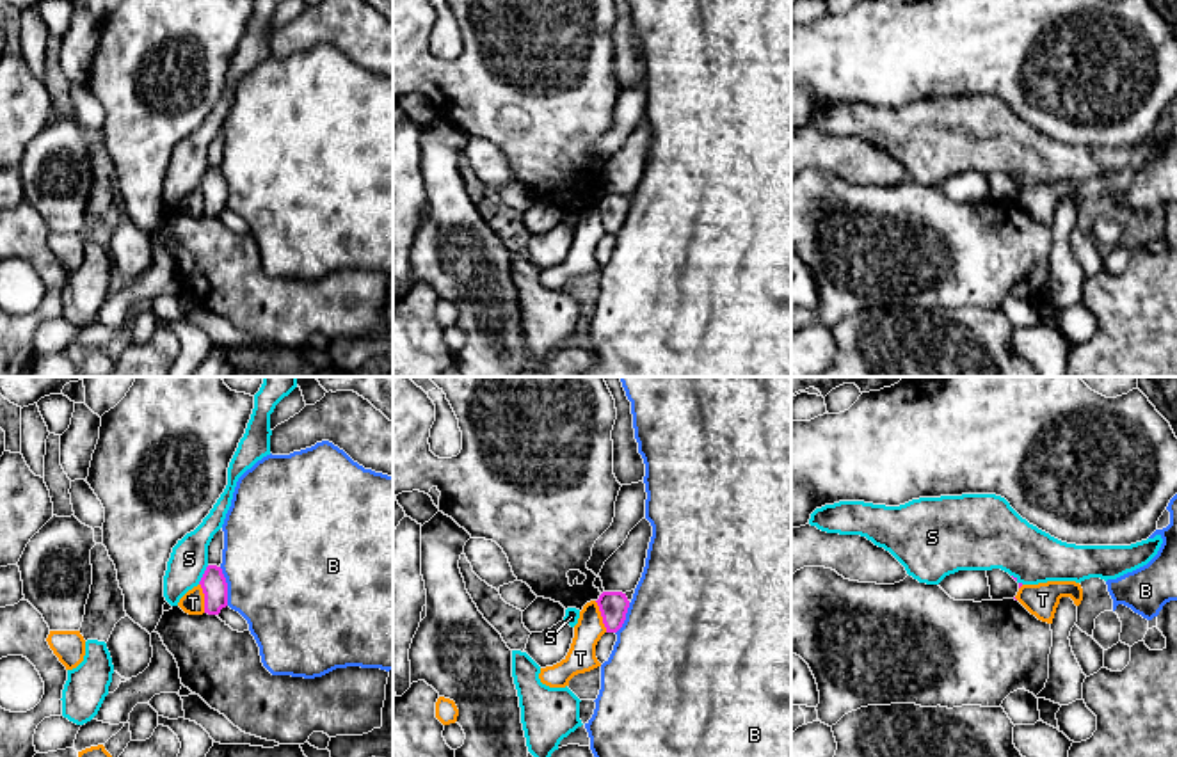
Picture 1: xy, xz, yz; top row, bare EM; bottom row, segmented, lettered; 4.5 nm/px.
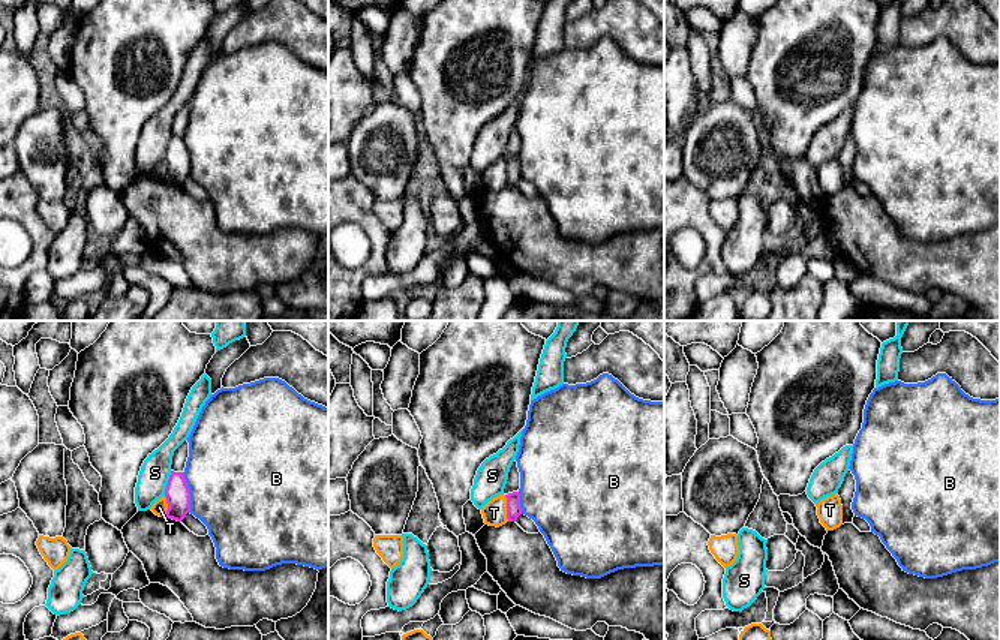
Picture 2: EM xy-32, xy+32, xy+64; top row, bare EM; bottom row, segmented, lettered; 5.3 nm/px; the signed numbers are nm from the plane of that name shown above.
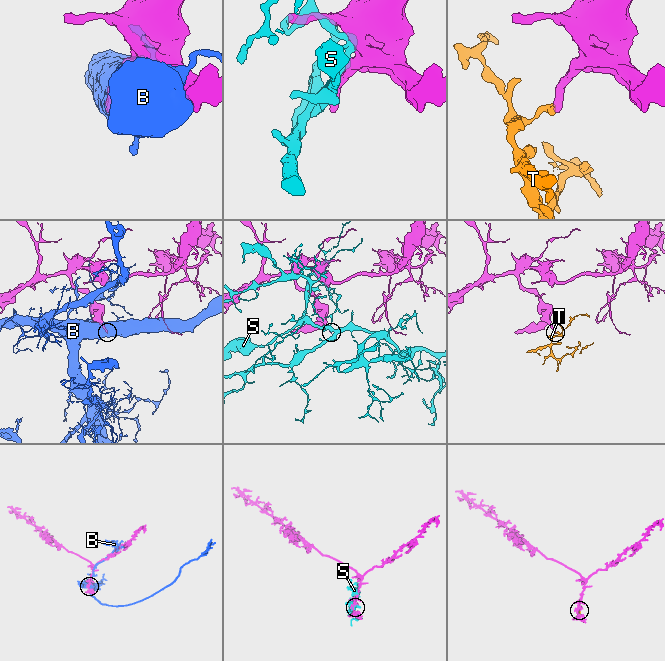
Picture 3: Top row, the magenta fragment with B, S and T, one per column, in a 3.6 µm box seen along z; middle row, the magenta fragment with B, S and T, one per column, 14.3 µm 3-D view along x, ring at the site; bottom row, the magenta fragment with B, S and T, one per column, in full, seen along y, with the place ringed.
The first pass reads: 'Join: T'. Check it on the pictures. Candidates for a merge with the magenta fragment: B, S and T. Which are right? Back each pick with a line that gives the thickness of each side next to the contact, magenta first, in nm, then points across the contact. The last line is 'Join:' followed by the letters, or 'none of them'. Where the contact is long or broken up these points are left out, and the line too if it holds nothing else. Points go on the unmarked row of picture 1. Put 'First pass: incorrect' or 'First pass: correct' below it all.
Join: none of them
First pass: incorrect

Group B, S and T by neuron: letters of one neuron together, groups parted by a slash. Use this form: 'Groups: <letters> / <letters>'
Groups: B T / S

